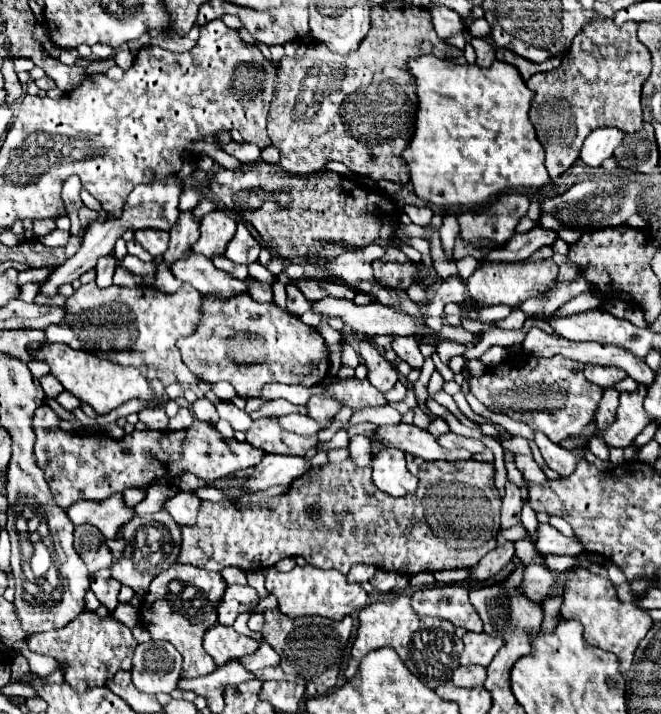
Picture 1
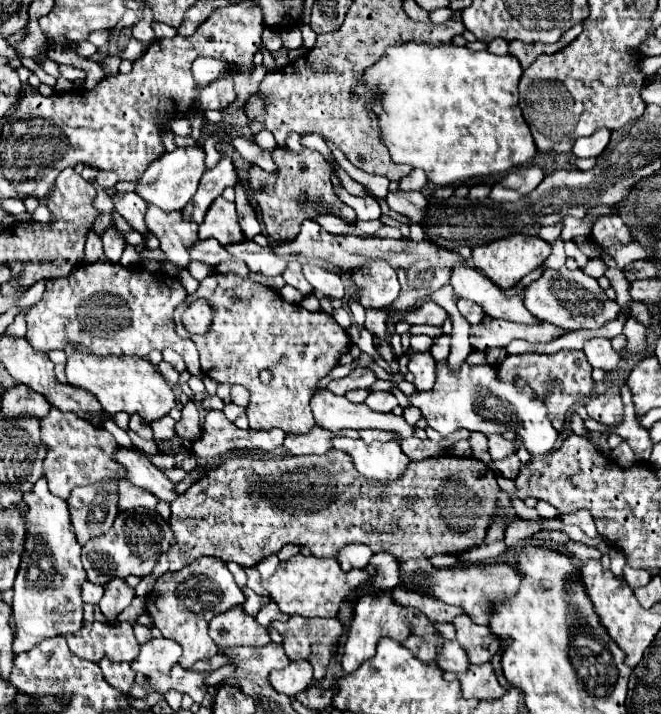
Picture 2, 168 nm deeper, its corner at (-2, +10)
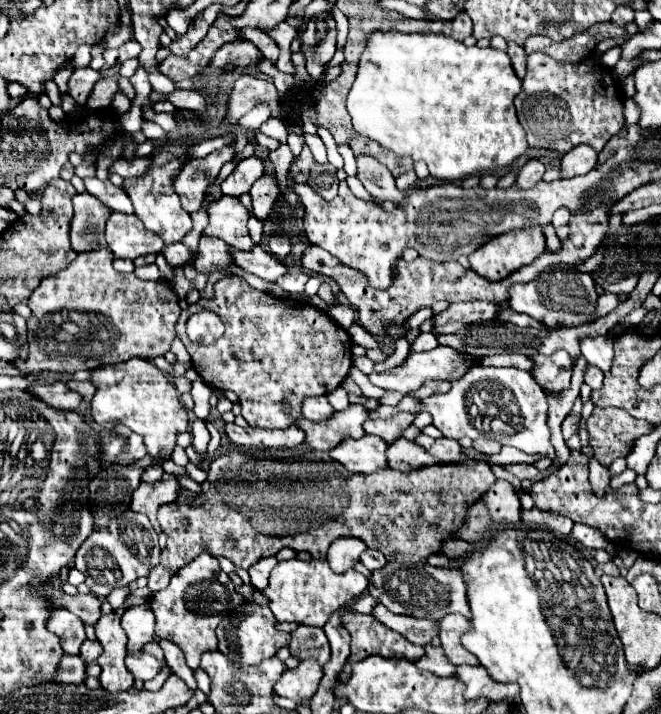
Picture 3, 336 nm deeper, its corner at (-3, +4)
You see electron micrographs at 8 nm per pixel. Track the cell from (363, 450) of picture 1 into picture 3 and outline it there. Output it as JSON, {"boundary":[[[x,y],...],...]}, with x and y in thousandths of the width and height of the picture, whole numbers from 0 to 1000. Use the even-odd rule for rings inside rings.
{"boundary":[[[608,576],[608,578],[587,584],[587,587],[569,587],[569,590],[557,587],[557,592],[551,592],[551,604],[560,609],[578,612],[584,620],[593,620],[605,609],[608,601],[623,595],[626,584],[629,584],[629,578],[611,578]]]}

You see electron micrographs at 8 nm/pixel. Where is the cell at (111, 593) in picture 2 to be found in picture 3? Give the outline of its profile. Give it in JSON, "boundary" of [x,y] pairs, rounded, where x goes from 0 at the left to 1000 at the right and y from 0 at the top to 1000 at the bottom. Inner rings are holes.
{"boundary":[[[175,859],[154,861],[151,873],[142,875],[145,894],[154,902],[154,915],[148,920],[148,929],[154,934],[154,943],[148,948],[154,965],[160,968],[194,968],[203,959],[200,943],[191,937],[191,889],[182,878],[182,864]]]}

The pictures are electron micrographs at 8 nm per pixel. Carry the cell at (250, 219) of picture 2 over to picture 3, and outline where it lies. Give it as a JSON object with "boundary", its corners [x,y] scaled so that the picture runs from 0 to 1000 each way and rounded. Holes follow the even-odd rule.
{"boundary":[[[411,242],[396,245],[381,259],[378,273],[381,273],[381,287],[384,287],[387,307],[399,310],[399,304],[408,298],[408,293],[415,290],[415,284],[427,276],[427,268],[424,268],[424,259],[421,259],[418,245],[411,245]]]}

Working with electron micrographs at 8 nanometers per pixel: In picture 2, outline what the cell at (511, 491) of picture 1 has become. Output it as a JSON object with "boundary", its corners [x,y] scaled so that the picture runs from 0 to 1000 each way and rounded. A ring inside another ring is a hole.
{"boundary":[[[770,637],[764,640],[761,646],[749,646],[752,657],[767,668],[767,671],[779,671],[782,662],[785,662],[785,654],[788,654],[788,646],[782,637]]]}

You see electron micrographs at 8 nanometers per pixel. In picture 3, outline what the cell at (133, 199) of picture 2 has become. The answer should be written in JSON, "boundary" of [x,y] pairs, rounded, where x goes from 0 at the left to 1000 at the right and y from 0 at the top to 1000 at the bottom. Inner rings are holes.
{"boundary":[[[133,248],[133,251],[127,251],[127,262],[136,273],[145,273],[151,282],[163,284],[163,290],[169,290],[169,296],[182,296],[182,298],[194,298],[194,301],[203,298],[203,290],[197,284],[194,273],[182,262],[169,259],[166,254],[151,254],[148,248]]]}

